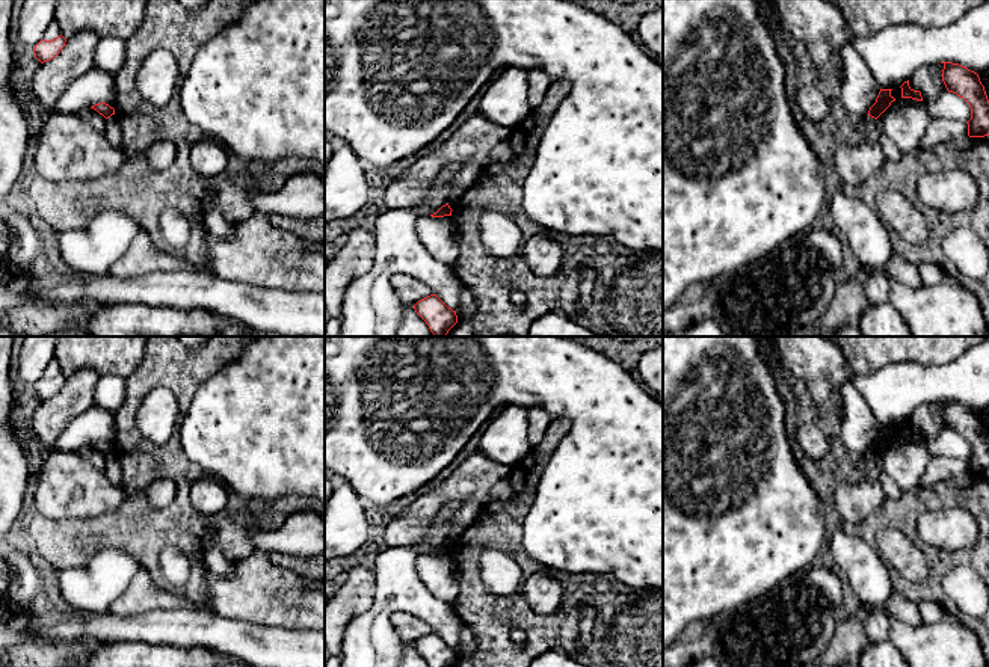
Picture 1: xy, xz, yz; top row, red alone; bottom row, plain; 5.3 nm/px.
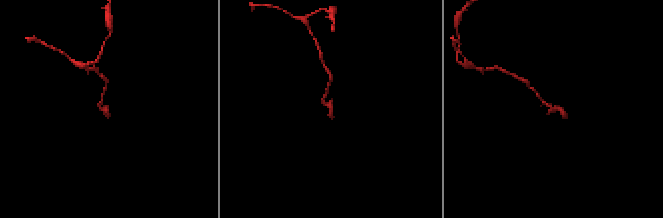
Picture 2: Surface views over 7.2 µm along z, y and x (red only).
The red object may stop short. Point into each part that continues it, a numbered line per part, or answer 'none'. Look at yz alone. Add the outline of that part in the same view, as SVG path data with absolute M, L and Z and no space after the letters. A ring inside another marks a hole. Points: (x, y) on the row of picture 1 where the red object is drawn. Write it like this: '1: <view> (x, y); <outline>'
none

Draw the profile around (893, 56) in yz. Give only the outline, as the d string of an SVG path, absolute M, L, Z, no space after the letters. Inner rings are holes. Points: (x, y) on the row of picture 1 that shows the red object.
M989 2L942 27L897 24L871 38L846 30L882 89L900 88L915 71L938 62L989 71Z

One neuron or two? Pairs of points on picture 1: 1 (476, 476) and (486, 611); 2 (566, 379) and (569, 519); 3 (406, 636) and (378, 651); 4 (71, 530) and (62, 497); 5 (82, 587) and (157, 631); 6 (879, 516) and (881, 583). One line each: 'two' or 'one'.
1: two
2: one
3: two
4: two
5: two
6: two

